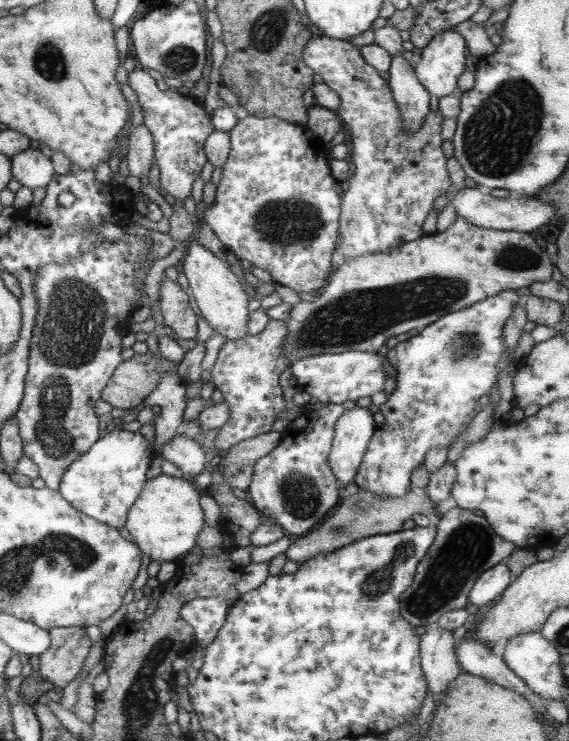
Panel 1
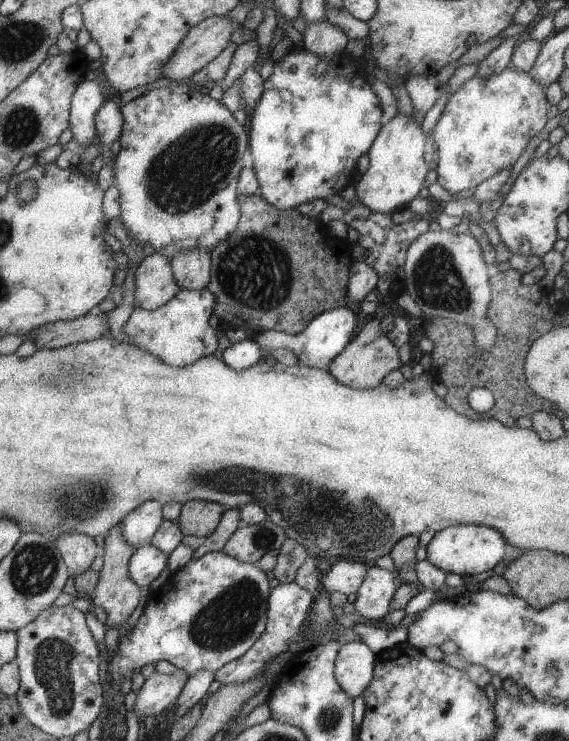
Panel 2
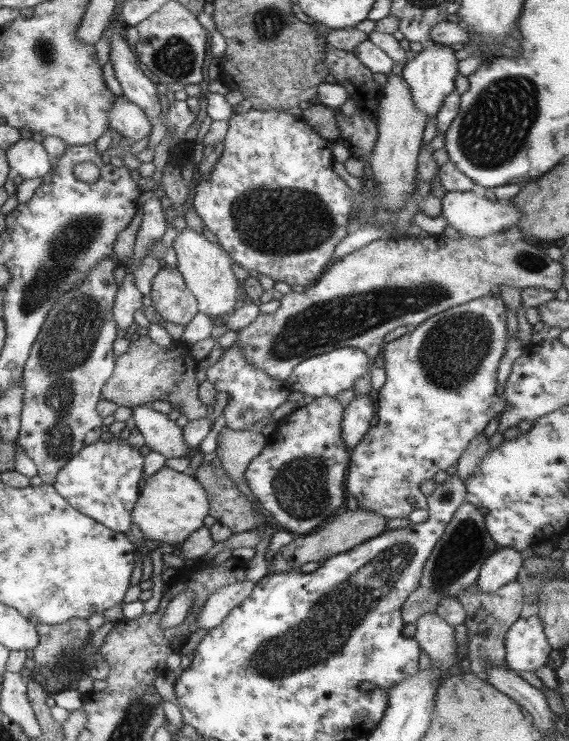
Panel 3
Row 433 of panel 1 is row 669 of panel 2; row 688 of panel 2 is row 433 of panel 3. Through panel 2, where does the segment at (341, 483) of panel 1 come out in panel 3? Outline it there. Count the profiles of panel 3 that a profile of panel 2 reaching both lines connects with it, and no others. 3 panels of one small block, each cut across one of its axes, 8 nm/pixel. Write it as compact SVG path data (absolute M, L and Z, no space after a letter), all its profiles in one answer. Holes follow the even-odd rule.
M355 395L345 406L341 418L342 437L348 454L369 428L369 420L375 415L369 395Z

